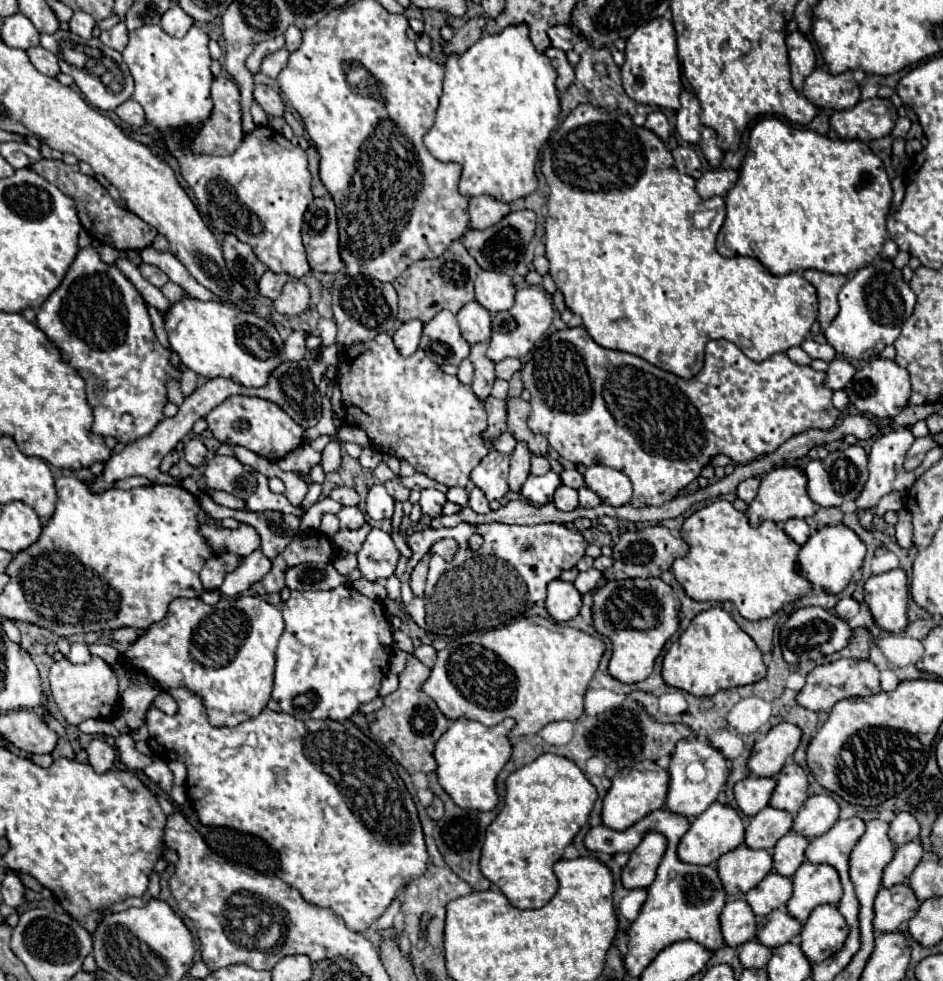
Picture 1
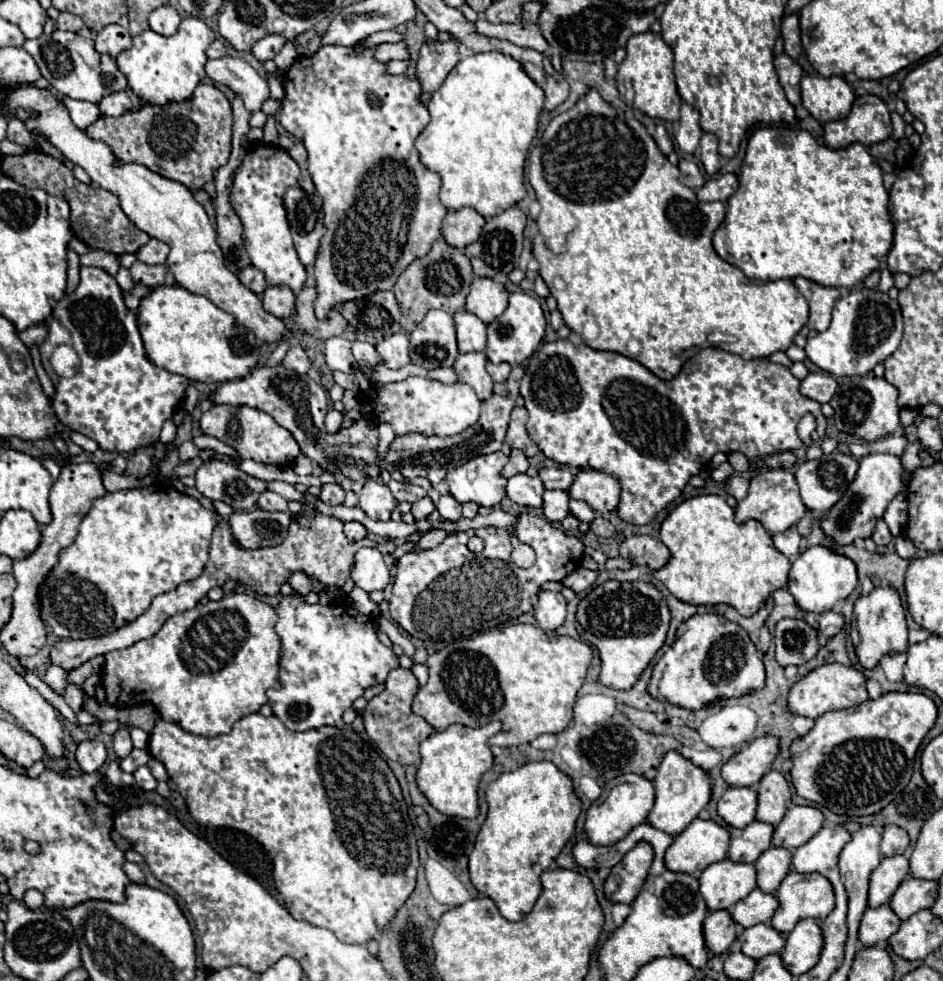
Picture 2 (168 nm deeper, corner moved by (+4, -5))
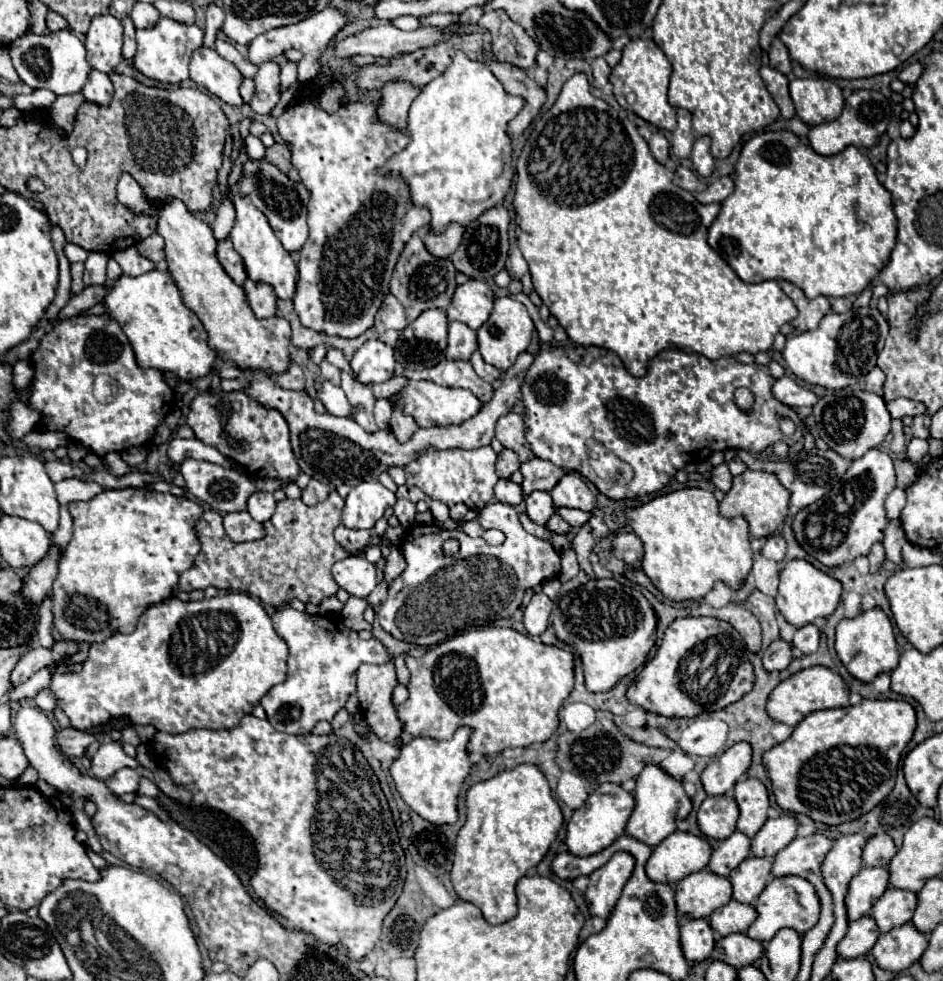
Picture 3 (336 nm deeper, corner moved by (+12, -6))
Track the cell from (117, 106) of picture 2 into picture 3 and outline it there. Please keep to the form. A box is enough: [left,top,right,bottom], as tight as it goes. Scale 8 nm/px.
[81,70,113,106]

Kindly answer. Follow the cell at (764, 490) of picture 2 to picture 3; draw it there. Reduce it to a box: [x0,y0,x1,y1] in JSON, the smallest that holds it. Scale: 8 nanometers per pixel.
[719,470,791,538]

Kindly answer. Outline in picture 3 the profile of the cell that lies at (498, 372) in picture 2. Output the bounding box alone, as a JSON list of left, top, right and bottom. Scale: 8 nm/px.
[471,352,501,384]

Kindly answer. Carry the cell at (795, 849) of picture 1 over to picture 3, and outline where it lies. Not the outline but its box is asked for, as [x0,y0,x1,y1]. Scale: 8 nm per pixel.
[729,856,773,904]

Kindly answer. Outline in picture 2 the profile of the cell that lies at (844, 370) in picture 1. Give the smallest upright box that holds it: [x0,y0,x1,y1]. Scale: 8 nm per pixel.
[799,371,837,403]

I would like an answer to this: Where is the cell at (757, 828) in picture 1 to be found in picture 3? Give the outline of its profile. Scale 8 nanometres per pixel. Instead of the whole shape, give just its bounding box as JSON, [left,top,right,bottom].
[709,830,751,876]

